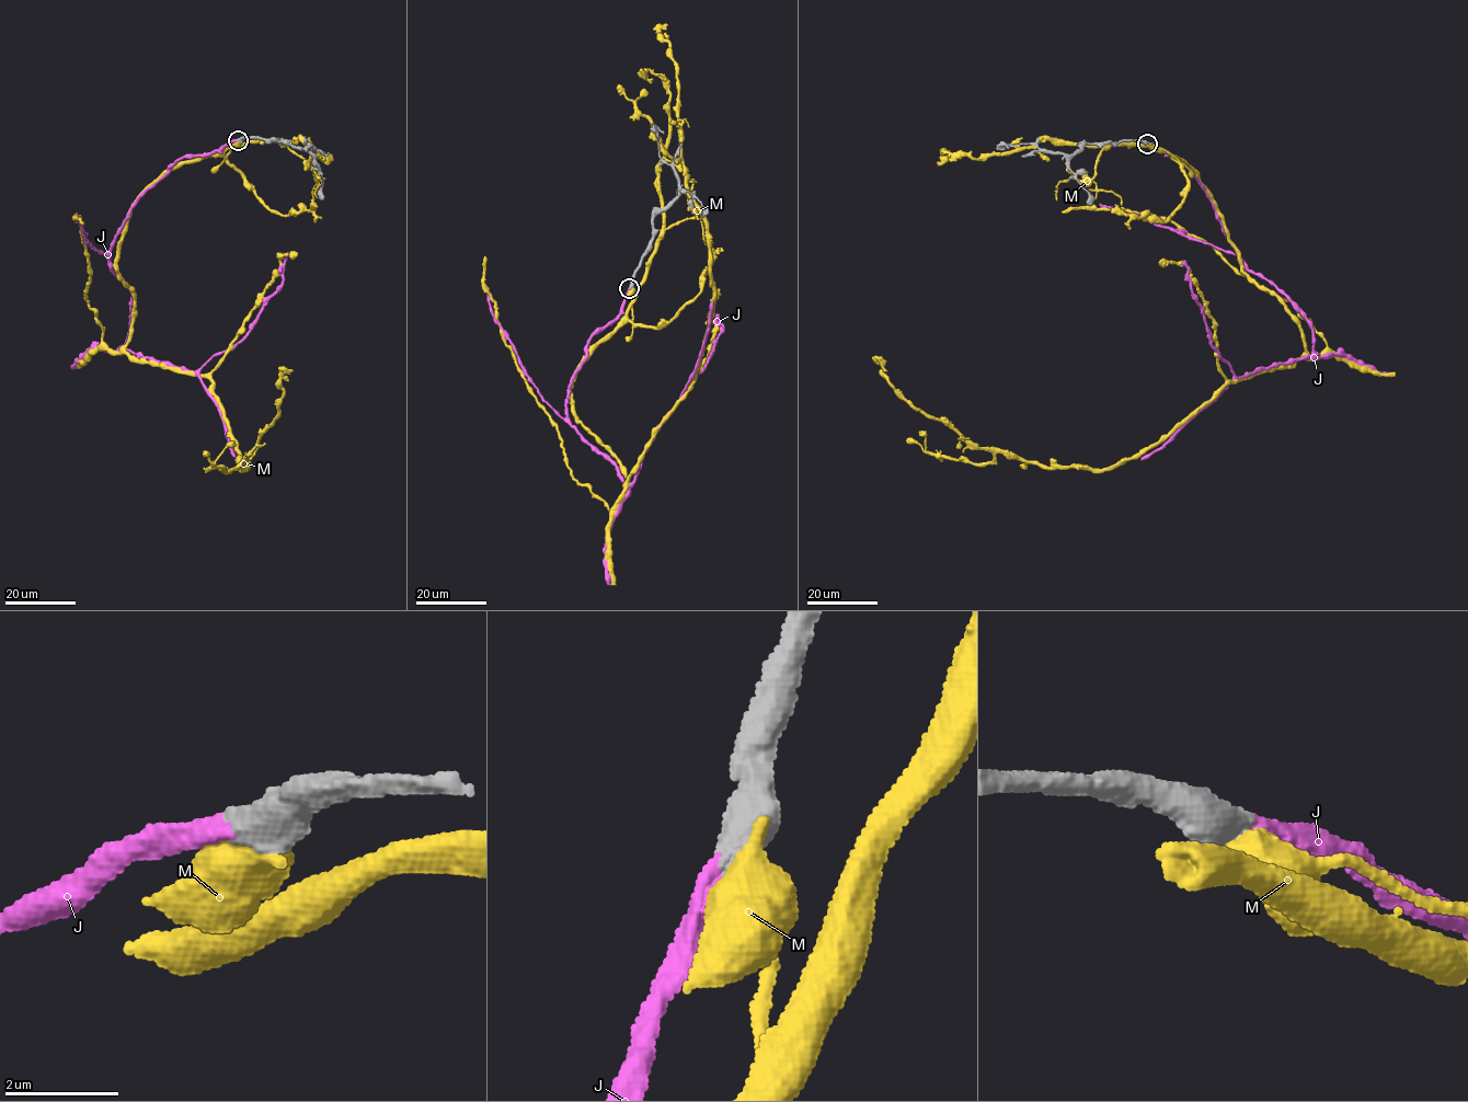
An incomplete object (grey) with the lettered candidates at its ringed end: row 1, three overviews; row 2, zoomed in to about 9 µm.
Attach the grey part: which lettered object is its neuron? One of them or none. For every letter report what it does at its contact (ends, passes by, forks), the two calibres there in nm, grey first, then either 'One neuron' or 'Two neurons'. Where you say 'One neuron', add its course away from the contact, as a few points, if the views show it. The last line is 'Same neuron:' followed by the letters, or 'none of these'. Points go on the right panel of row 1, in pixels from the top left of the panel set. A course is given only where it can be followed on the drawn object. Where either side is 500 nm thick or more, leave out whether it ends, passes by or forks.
J: Thickness 650 nm (grey) against 360 nm. One neuron. Its course: (1147, 142), (1177, 157), (1193, 174), (1246, 266), (1306, 319), (1312, 354), (1237, 377), (1212, 344), (1184, 261)
M: Thickness 750 nm (grey) against 700 nm. Two neurons
Same neuron: J

